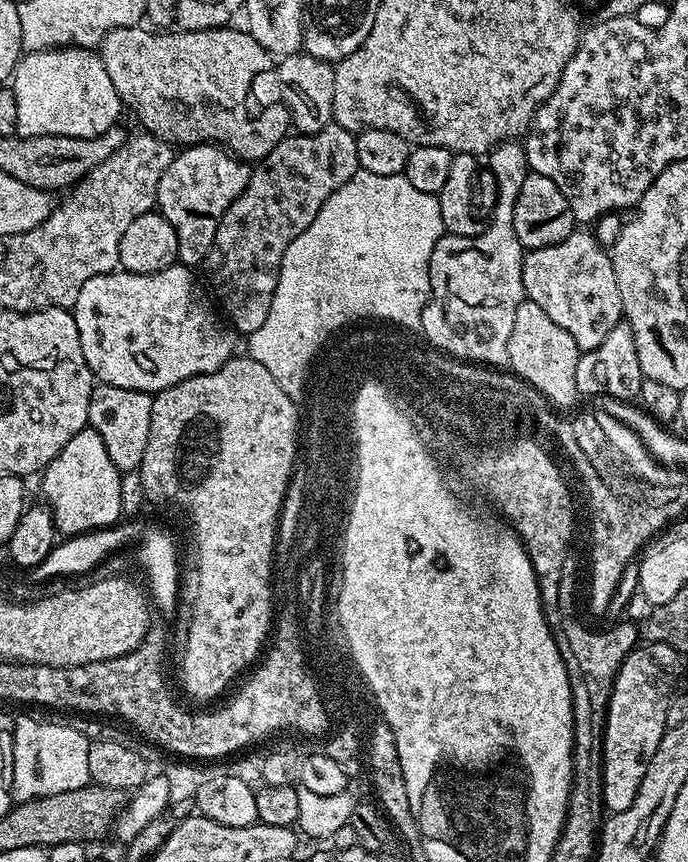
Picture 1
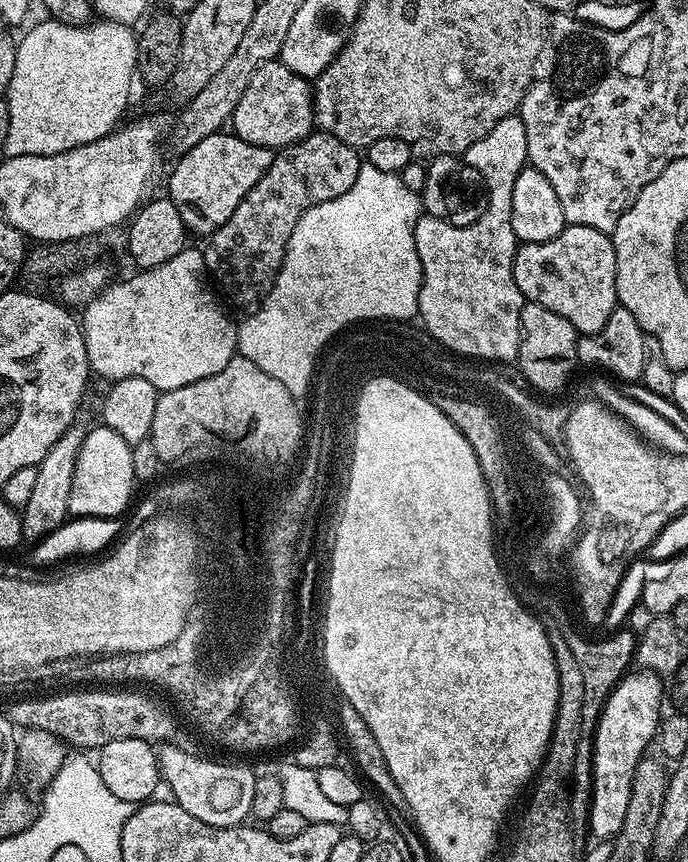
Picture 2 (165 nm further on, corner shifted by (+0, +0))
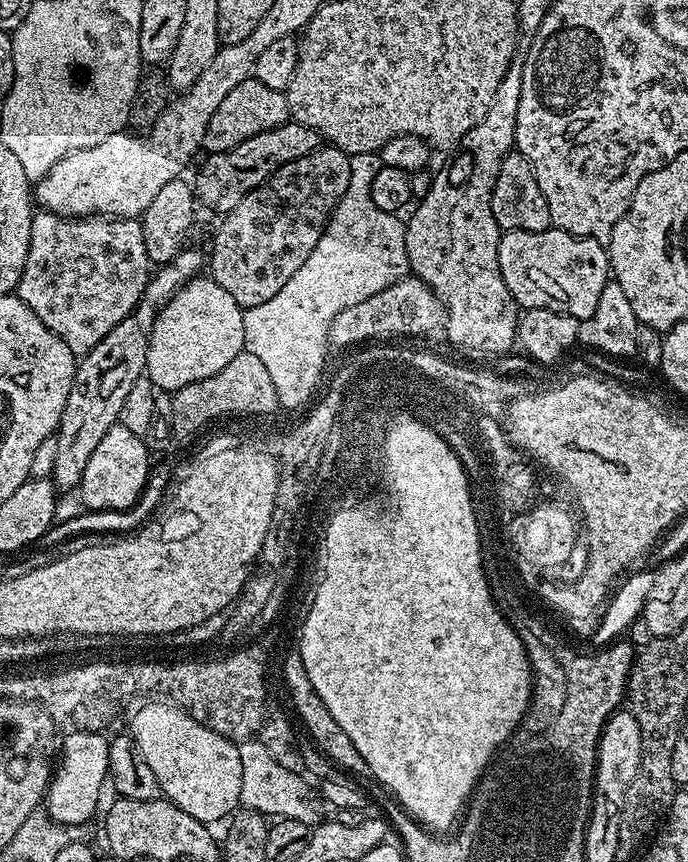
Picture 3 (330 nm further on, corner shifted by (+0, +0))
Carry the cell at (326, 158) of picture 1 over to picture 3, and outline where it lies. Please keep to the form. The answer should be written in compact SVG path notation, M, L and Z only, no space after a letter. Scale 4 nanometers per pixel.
M321 146L302 158L294 158L294 162L286 162L271 176L266 178L238 206L223 213L220 225L216 228L216 237L212 240L212 256L207 257L206 268L214 282L222 286L234 297L240 307L253 308L262 306L262 302L270 302L290 277L298 271L298 266L310 258L310 250L318 246L318 238L322 238L328 218L336 209L336 203L346 194L346 186L350 186L350 155L340 148Z

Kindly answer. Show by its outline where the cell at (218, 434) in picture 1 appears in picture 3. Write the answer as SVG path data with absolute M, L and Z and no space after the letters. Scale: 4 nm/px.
M245 350L225 368L218 370L218 374L202 378L198 382L190 382L190 386L182 386L175 392L172 398L172 430L177 437L188 436L191 432L198 431L207 420L216 420L219 416L268 416L279 408L278 394L274 390L274 382L271 381L265 364Z

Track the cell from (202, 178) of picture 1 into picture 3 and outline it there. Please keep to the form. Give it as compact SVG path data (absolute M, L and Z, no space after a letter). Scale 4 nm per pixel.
M289 122L274 130L266 130L262 134L254 134L254 138L243 140L225 152L214 152L207 157L208 161L200 168L194 179L196 199L201 205L213 208L217 214L229 212L250 190L254 190L266 178L270 178L286 162L294 162L294 158L302 158L315 148L321 147L322 137L304 124Z

